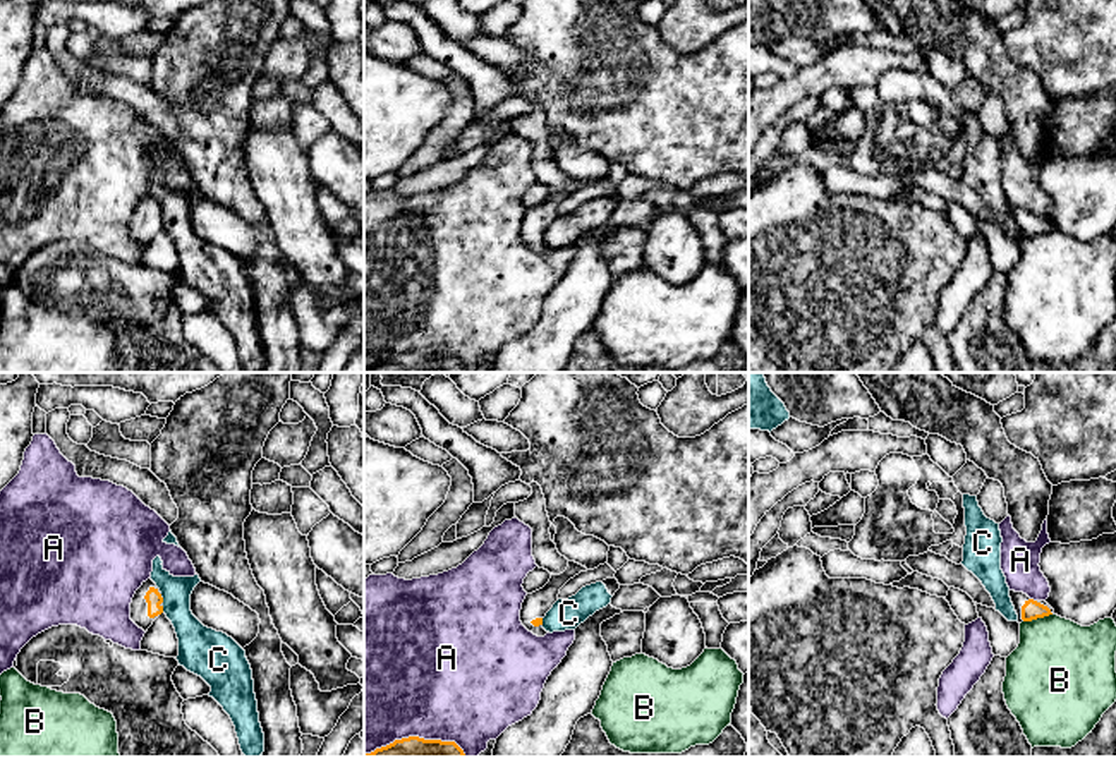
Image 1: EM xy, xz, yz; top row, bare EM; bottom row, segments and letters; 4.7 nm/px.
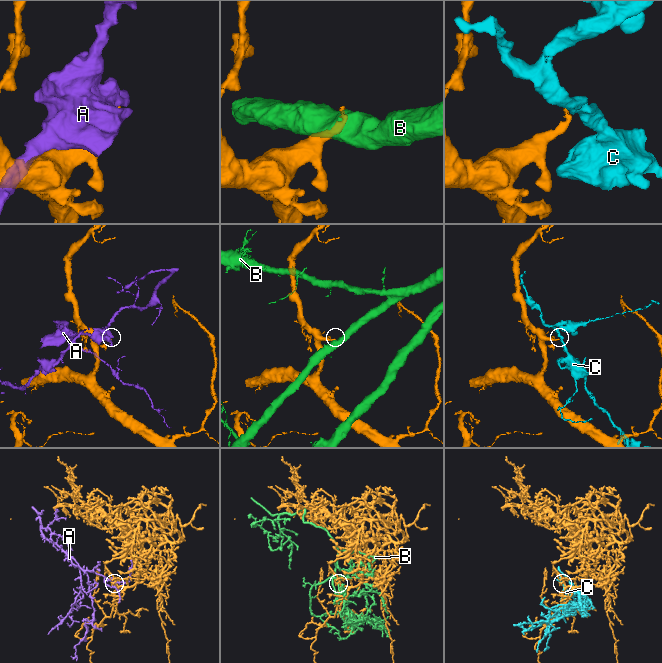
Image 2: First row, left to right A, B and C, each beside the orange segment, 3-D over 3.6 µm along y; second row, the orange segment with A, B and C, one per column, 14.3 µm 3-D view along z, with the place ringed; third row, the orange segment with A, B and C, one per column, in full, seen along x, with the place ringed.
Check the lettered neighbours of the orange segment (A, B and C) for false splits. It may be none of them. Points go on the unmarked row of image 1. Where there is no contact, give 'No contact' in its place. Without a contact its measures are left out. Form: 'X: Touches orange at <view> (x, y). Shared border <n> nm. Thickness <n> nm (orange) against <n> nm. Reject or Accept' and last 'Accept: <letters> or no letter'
A: Touches orange at xz (416, 352). Shared border 480 nm. Thickness 180 nm (orange) against 500 nm. Reject
B: Touches orange at yz (1037, 232). Shared border 140 nm. Thickness 90 nm (orange) against 420 nm. Reject
C: Touches orange at xy (162, 213). Shared border 40 nm. Thickness 80 nm (orange) against 160 nm. Reject
Accept: no letter

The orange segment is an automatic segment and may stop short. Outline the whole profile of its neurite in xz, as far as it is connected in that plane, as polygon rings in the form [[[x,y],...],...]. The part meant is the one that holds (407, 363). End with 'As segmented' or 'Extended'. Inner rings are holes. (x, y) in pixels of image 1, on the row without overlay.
[[[409,352],[364,369],[364,372],[465,372],[465,369],[455,357]]]. As segmented

